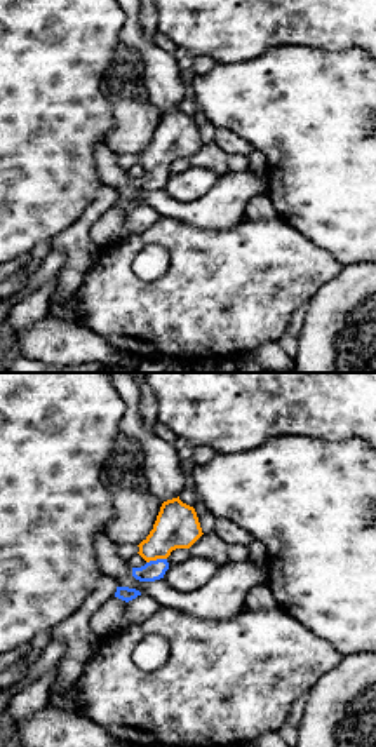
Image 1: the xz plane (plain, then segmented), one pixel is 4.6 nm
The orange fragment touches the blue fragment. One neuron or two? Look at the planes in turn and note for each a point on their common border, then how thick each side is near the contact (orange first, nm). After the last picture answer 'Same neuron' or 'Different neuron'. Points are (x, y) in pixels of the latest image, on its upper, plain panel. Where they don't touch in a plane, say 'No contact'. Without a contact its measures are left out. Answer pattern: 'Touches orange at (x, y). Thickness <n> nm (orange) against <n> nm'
Touches orange at (155, 169). Thickness 200 nm (orange) against 90 nm

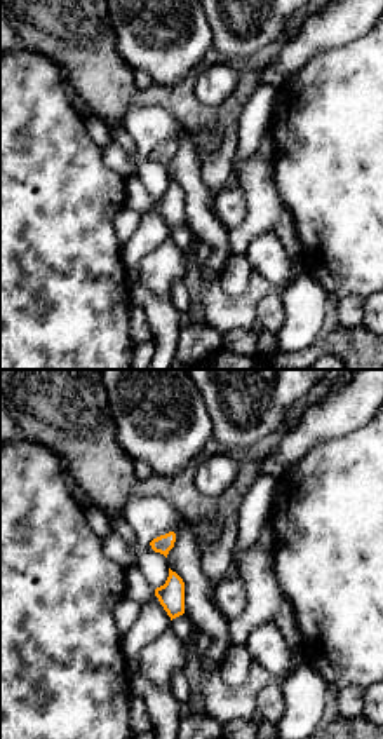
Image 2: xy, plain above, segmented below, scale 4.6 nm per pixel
No contact

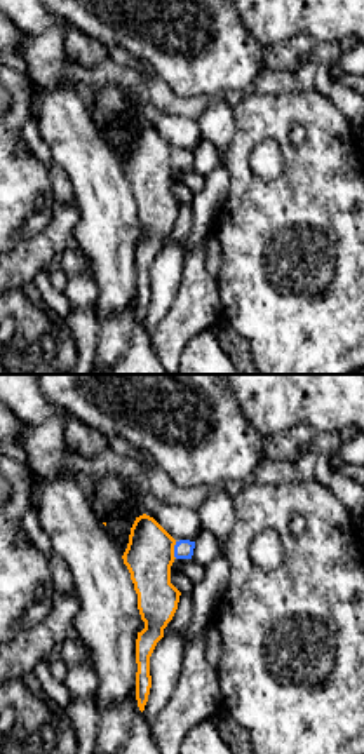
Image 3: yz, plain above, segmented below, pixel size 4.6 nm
Touches orange at (173, 161). Thickness 220 nm (orange) against 90 nm

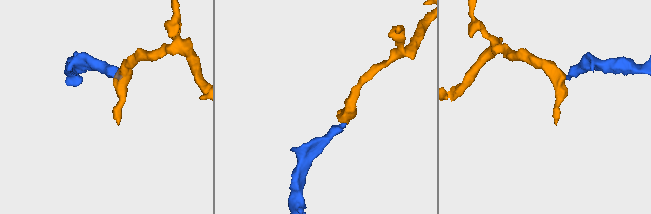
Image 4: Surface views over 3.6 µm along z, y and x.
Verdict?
Same neuron

